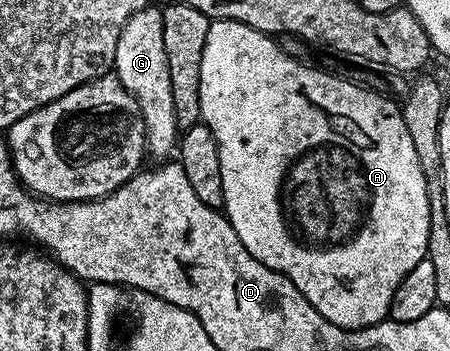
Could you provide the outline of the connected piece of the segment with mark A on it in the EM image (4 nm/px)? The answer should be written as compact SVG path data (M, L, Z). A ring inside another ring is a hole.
M214 20L207 31L207 43L203 47L203 67L199 67L199 107L201 121L215 135L215 143L219 147L219 167L223 175L223 212L233 224L243 247L259 259L267 267L279 271L331 323L344 329L365 329L368 325L378 325L386 320L391 307L391 299L395 295L395 287L403 283L407 271L415 267L415 263L426 260L425 248L427 235L431 227L431 207L427 199L427 179L423 175L423 167L419 167L419 155L415 155L415 143L411 143L411 134L407 132L407 123L403 123L403 115L398 102L388 101L353 81L344 81L333 73L324 73L321 69L312 69L309 65L301 65L298 58L289 57L281 50L280 44L270 34L260 33L238 21ZM285 185L285 197L294 201L297 206L289 205L285 209L285 217L281 214L281 188Z

